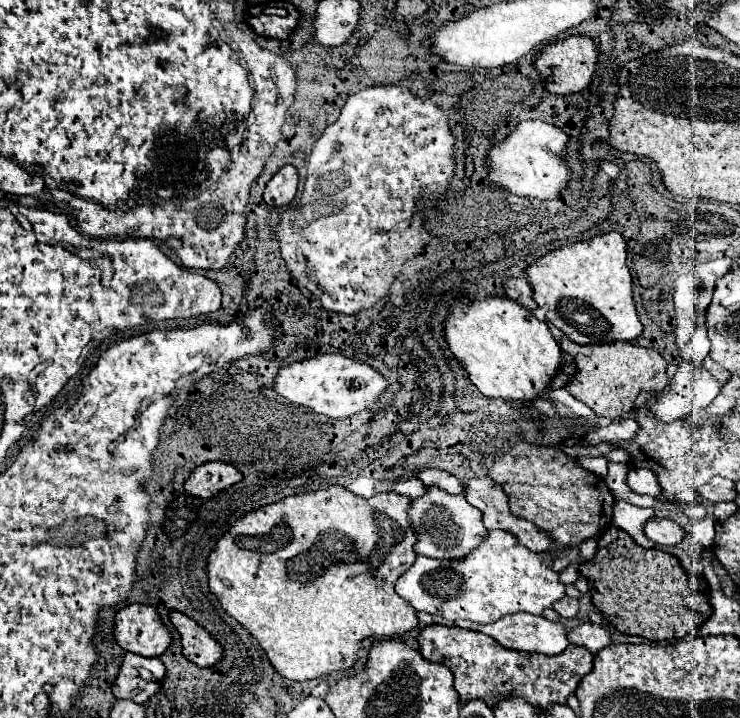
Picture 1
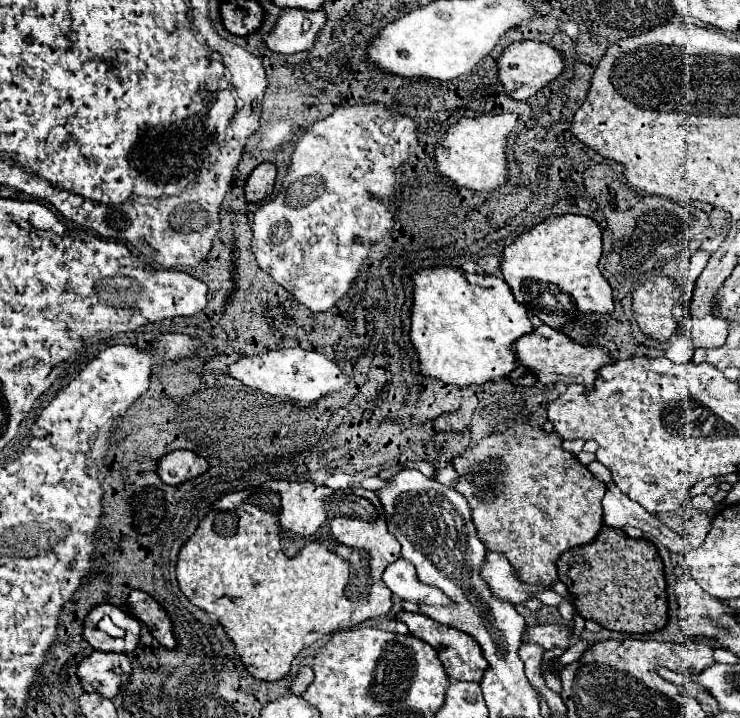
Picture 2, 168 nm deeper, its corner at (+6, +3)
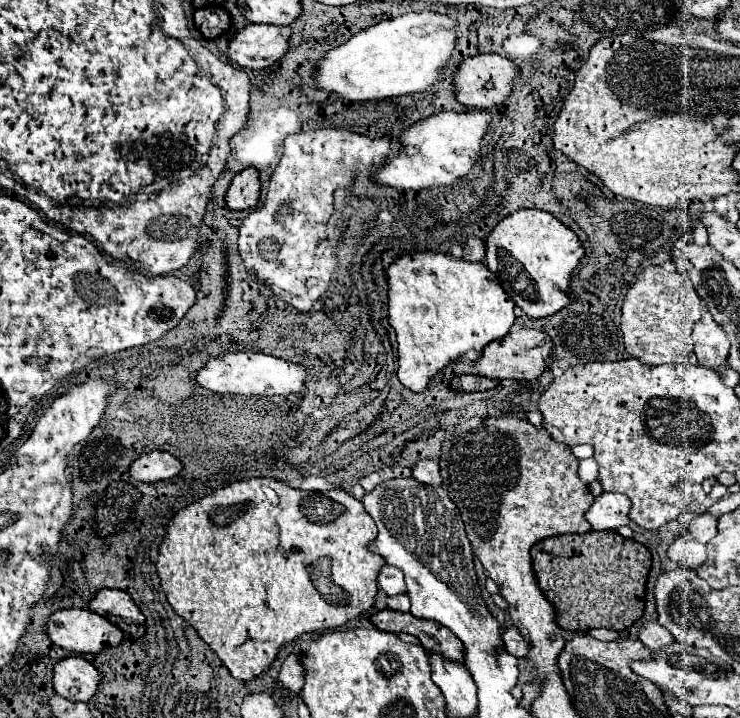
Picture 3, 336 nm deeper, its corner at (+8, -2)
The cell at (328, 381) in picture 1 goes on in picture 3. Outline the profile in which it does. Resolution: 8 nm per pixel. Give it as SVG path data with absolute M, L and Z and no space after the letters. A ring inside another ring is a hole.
M236 352L210 360L196 376L196 382L212 392L230 392L242 396L288 396L298 394L308 380L308 372L302 364L288 362L284 358L268 356L262 352Z

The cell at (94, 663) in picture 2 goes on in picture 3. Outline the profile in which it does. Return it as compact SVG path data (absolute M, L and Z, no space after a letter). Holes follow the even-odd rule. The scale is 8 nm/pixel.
M68 656L56 664L54 690L66 700L88 702L98 692L100 682L100 670L82 656Z

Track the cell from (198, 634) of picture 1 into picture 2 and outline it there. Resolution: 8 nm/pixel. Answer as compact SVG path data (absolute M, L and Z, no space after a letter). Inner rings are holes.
M136 589L130 591L130 595L126 597L126 613L146 623L158 643L162 643L168 649L176 647L176 639L172 635L172 621L168 619L166 611L148 593Z

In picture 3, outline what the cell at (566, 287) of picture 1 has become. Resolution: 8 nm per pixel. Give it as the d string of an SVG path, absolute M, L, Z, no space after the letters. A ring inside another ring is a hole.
M518 210L492 230L486 238L486 264L492 274L496 274L502 288L506 288L508 296L516 302L518 308L526 312L528 318L544 318L560 312L570 306L576 298L572 294L572 270L584 258L584 246L576 232L564 226L560 220L550 218L550 214L542 210Z

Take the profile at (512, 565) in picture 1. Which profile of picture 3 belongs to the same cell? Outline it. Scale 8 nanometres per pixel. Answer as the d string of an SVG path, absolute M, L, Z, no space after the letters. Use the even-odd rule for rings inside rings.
M384 566L380 570L378 576L378 586L380 590L384 590L388 596L396 596L396 594L406 594L406 582L404 582L404 572L394 568L394 566Z

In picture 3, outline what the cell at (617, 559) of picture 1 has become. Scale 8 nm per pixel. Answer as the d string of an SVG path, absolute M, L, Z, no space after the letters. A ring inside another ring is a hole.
M586 532L586 534L562 534L538 542L532 550L532 566L538 578L540 588L546 598L556 604L558 616L556 622L562 630L584 634L590 628L608 628L608 630L628 630L644 616L646 606L646 580L652 566L652 556L648 548L636 540L622 538L618 532Z

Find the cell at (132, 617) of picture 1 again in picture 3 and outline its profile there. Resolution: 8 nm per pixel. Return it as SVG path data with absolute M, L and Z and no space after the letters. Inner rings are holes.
M62 610L48 620L48 636L54 644L76 654L98 654L104 646L118 646L124 632L92 610Z

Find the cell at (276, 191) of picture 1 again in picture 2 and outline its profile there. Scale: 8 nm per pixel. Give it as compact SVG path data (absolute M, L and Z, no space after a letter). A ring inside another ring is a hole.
M260 163L248 175L246 185L244 185L244 195L248 203L264 201L274 189L274 179L276 179L276 167L272 163Z

